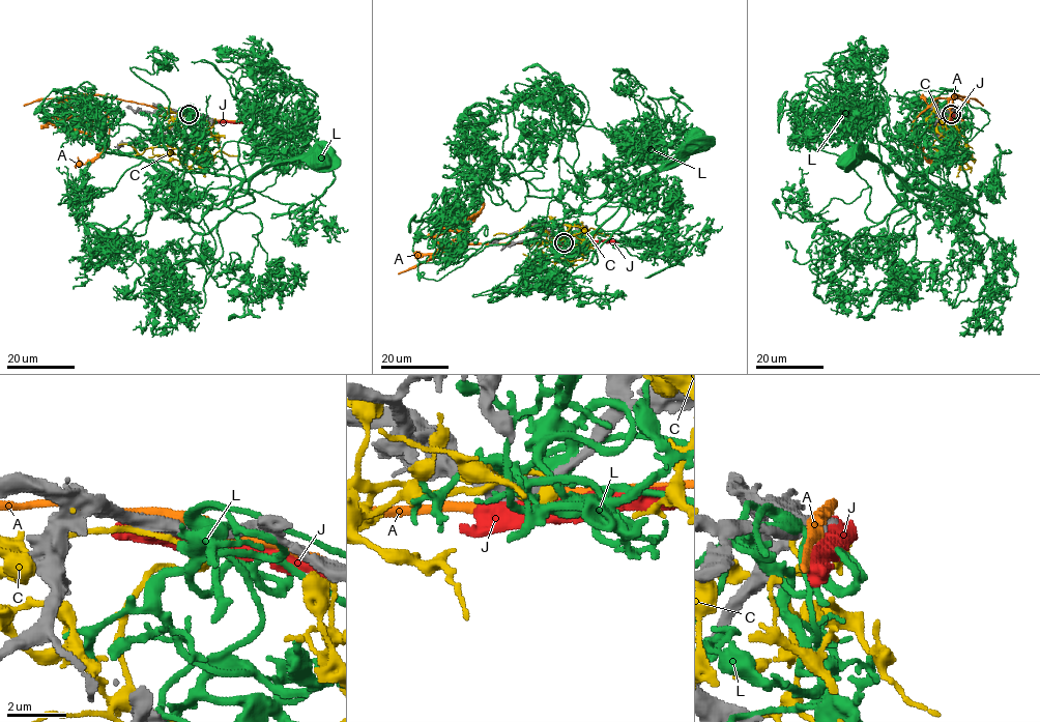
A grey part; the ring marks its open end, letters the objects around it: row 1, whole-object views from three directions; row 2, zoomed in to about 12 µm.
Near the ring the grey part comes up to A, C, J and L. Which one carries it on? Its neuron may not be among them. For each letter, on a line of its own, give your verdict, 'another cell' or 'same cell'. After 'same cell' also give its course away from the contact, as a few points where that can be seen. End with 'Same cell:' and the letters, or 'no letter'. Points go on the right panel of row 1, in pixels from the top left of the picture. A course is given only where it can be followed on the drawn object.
A: another cell
C: another cell
J: another cell
L: another cell
Same cell: no letter

